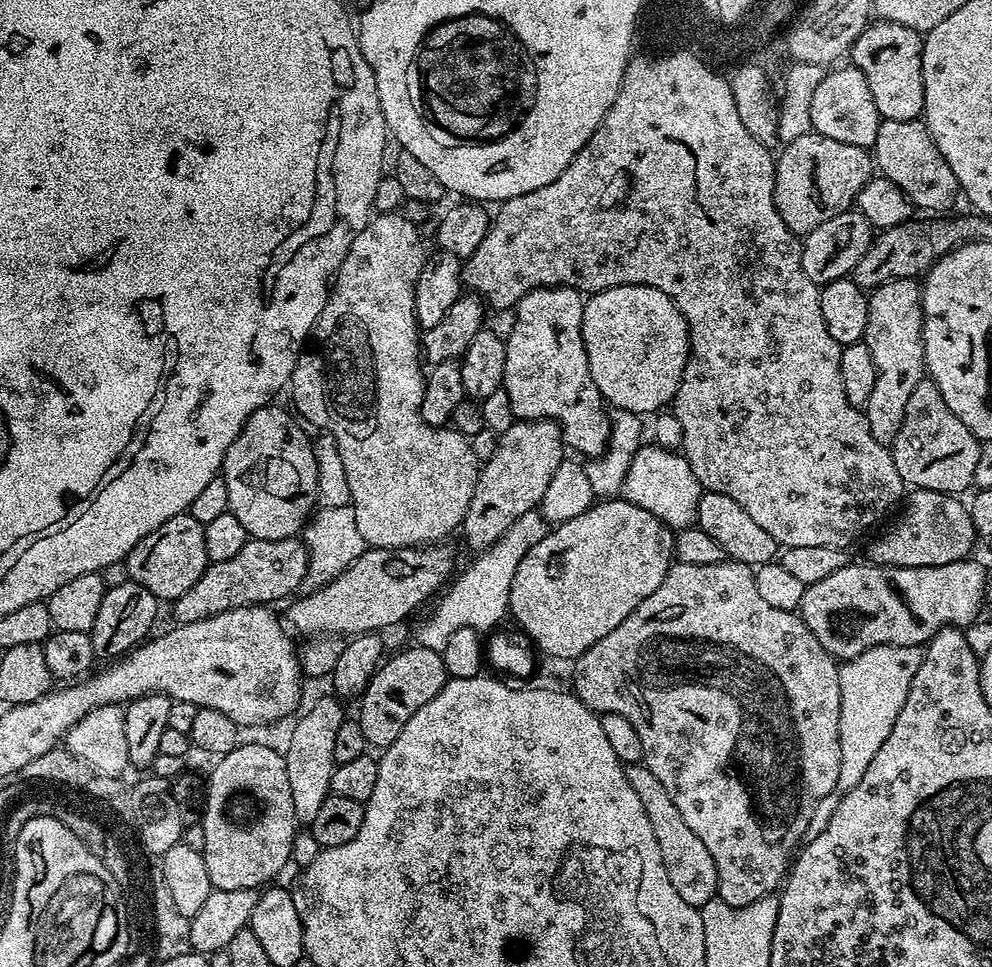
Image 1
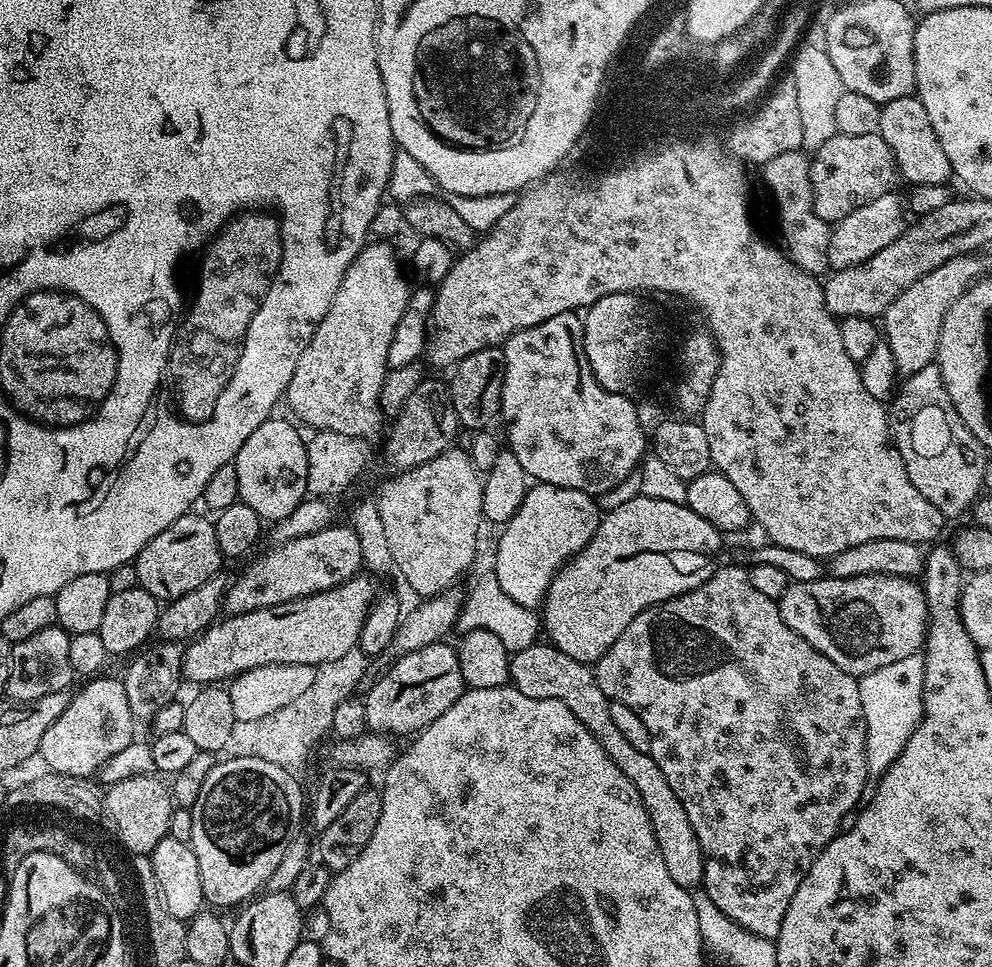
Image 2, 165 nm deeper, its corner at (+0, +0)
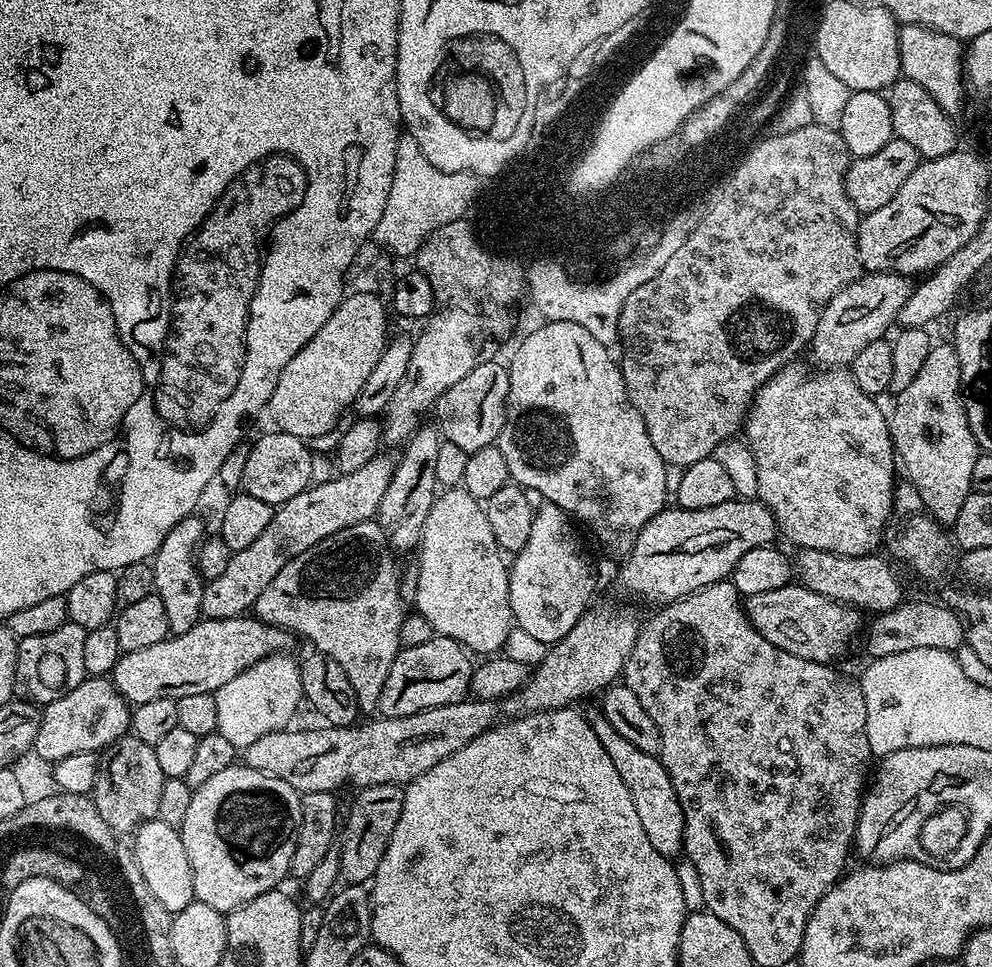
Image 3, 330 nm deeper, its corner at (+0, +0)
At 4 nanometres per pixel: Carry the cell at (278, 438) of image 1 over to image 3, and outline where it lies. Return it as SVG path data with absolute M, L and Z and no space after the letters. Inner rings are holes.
M289 430L272 431L276 432L268 432L265 436L254 440L250 458L246 458L242 488L254 498L262 498L262 502L279 506L313 483L312 459L314 456L309 445Z

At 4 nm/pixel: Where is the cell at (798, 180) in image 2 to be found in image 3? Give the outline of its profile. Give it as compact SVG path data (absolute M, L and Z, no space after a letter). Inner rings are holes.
M814 123L789 132L777 131L773 135L766 144L753 143L739 157L738 161L744 168L740 168L740 172L732 176L732 184L724 188L724 196L720 196L720 200L716 200L716 208L708 212L708 220L703 220L698 230L690 234L690 238L687 238L682 247L669 259L667 267L660 271L660 275L655 275L634 290L634 294L626 299L621 317L618 318L618 344L619 347L624 347L624 357L619 357L618 363L628 391L628 401L634 406L634 410L638 410L650 442L654 442L654 450L658 450L664 463L669 466L687 466L694 462L702 462L702 458L717 451L715 448L719 444L726 443L735 432L739 433L756 391L774 373L793 363L803 348L805 351L811 345L812 335L826 302L830 302L830 298L834 298L838 290L852 284L862 275L858 254L858 230L862 213L854 206L854 202L850 202L846 194L844 179L850 163L846 142L837 129Z

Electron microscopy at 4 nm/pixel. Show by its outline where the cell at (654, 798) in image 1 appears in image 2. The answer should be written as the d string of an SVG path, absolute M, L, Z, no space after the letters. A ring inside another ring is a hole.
M535 642L526 646L525 649L511 653L509 681L511 687L526 694L526 698L538 698L539 700L554 698L558 702L570 706L574 718L578 718L578 722L582 722L582 726L586 726L586 730L590 730L590 734L594 734L594 738L598 738L598 746L602 746L602 750L606 750L606 754L610 754L614 766L618 766L618 770L622 770L622 774L626 774L626 778L630 778L634 790L638 790L638 798L642 798L642 806L646 806L646 814L650 814L650 826L654 830L658 850L662 850L662 862L666 862L666 871L670 873L670 878L674 878L674 882L678 882L678 886L683 888L699 889L704 883L704 851L700 849L700 843L694 834L694 826L690 826L690 818L686 818L686 810L682 810L682 802L678 802L678 794L674 794L674 790L670 790L670 782L666 782L662 770L658 770L658 762L654 762L651 752L636 749L618 731L618 726L614 726L614 718L610 718L610 702L598 686L595 671L589 665L570 658L570 654L562 654L562 650L558 650L551 642Z

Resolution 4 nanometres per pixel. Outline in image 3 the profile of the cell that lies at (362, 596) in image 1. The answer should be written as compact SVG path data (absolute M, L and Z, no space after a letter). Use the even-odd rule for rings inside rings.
M252 614L238 615L225 620L201 618L190 630L186 630L186 634L169 635L167 640L157 642L155 646L145 646L142 650L123 653L114 666L110 679L122 694L122 698L132 706L150 702L153 698L170 698L178 701L186 698L186 694L215 694L220 687L226 685L226 682L230 682L248 667L254 666L260 659L266 659L276 653L287 653L292 640L294 641L293 633L273 624L264 624Z

